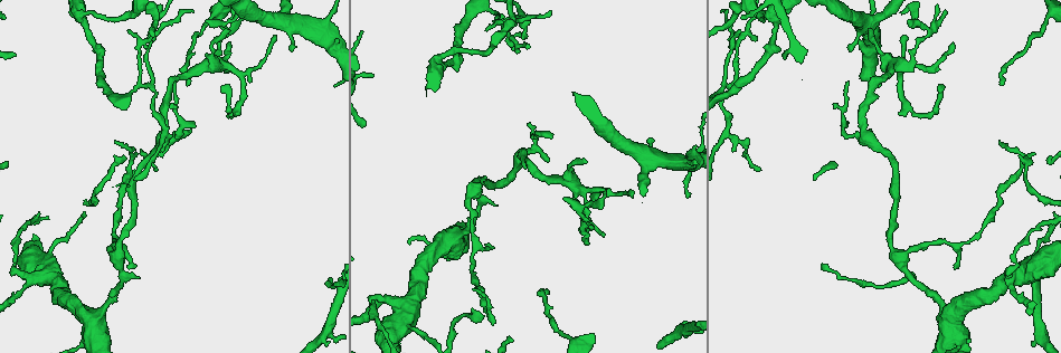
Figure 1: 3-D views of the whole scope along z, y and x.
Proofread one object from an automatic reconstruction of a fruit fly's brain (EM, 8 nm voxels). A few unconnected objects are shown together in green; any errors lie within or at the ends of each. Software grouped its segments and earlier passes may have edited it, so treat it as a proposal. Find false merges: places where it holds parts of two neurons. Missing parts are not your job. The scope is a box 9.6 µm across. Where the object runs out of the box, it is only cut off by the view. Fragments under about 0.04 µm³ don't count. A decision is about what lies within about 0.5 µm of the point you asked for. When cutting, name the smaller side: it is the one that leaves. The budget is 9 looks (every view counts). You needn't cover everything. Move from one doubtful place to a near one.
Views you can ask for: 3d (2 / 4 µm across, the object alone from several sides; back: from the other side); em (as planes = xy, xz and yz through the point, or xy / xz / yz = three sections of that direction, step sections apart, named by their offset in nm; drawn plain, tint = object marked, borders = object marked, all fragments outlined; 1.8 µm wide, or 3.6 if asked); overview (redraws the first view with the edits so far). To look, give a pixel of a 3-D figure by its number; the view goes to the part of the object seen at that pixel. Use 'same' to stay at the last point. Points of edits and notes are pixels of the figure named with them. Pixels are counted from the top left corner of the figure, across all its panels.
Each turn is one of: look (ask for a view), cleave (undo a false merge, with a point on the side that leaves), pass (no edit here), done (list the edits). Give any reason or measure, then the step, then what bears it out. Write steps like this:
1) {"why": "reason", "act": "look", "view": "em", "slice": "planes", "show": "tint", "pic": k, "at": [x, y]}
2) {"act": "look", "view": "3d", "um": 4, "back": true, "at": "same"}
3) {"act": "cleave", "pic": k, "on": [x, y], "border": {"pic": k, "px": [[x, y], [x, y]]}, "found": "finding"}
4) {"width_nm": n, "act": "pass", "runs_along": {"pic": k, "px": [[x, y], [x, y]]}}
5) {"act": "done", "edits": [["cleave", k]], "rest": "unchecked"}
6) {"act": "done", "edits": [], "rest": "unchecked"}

{"why": "abrupt turn", "act": "look", "view": "3d", "um": 2, "back": true, "pic": 1, "at": [1028, 157]}

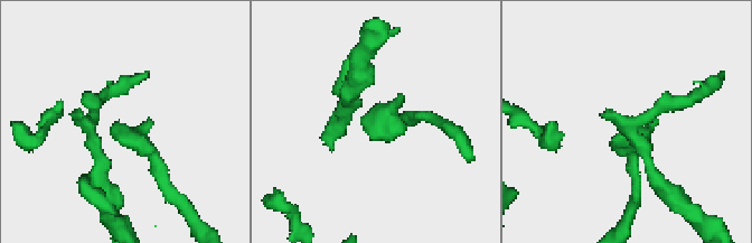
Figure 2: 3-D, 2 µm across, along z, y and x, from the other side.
{"why": "now the EM", "act": "look", "view": "em", "slice": "planes", "show": "tint", "pic": 2, "at": [629, 133]}

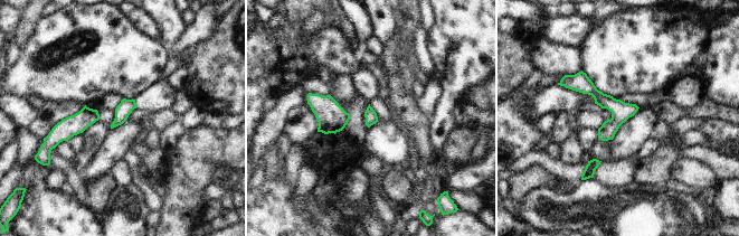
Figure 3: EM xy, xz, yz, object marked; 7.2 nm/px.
{"width_nm": 90, "act": "pass", "runs_along": {"pic": 3, "px": [[565, 83], [634, 109]]}, "found": "continuous, no second neuron"}

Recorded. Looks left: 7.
{"why": "thin arm on a thick one", "act": "look", "view": "em", "slice": "planes", "show": "tint", "pic": 1, "at": [1013, 275]}

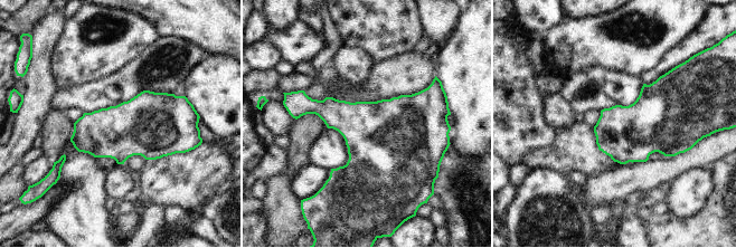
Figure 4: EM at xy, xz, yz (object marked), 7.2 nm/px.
{"width_nm": 400, "act": "pass", "found": "continuous, no second neuron"}

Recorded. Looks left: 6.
{"why": "sharp bend", "act": "look", "view": "3d", "um": 2, "pic": 1, "at": [926, 35]}

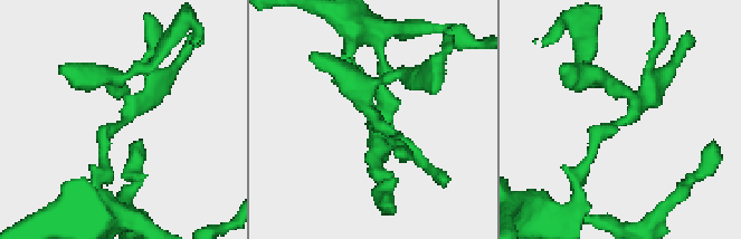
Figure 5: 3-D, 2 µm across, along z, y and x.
{"act": "look", "view": "em", "slice": "planes", "show": "tint", "pic": 5, "at": [623, 117]}

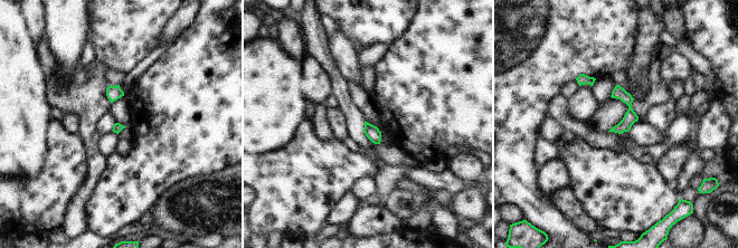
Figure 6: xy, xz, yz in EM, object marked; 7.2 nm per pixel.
{"width_nm": 70, "act": "pass", "runs_along": {"pic": 6, "px": [[617, 88], [630, 105], [621, 130]]}, "found": "all the same neuron"}

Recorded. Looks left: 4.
{"why": "sudden change in width", "act": "look", "view": "em", "slice": "xy", "step": 16, "show": "tint", "pic": 1, "at": [290, 22]}

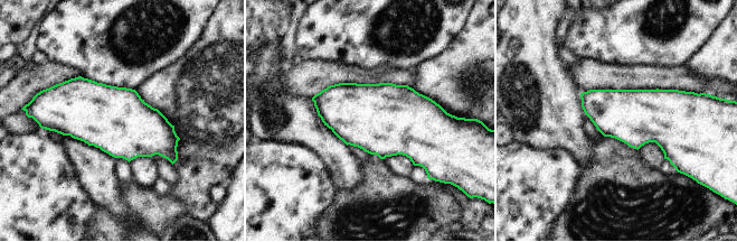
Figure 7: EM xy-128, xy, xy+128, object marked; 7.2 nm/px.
{"why": "cut it another way", "act": "look", "view": "em", "slice": "yz", "step": 8, "show": "borders", "at": "same"}

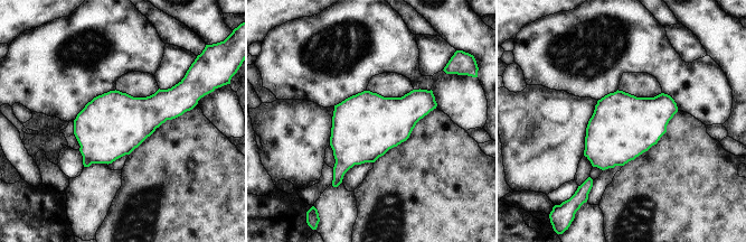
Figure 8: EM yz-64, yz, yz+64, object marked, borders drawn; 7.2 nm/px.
{"width_nm": 460, "act": "pass", "found": "all the same neuron"}

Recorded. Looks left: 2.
{"act": "done", "edits": [], "rest": "unchecked"}

